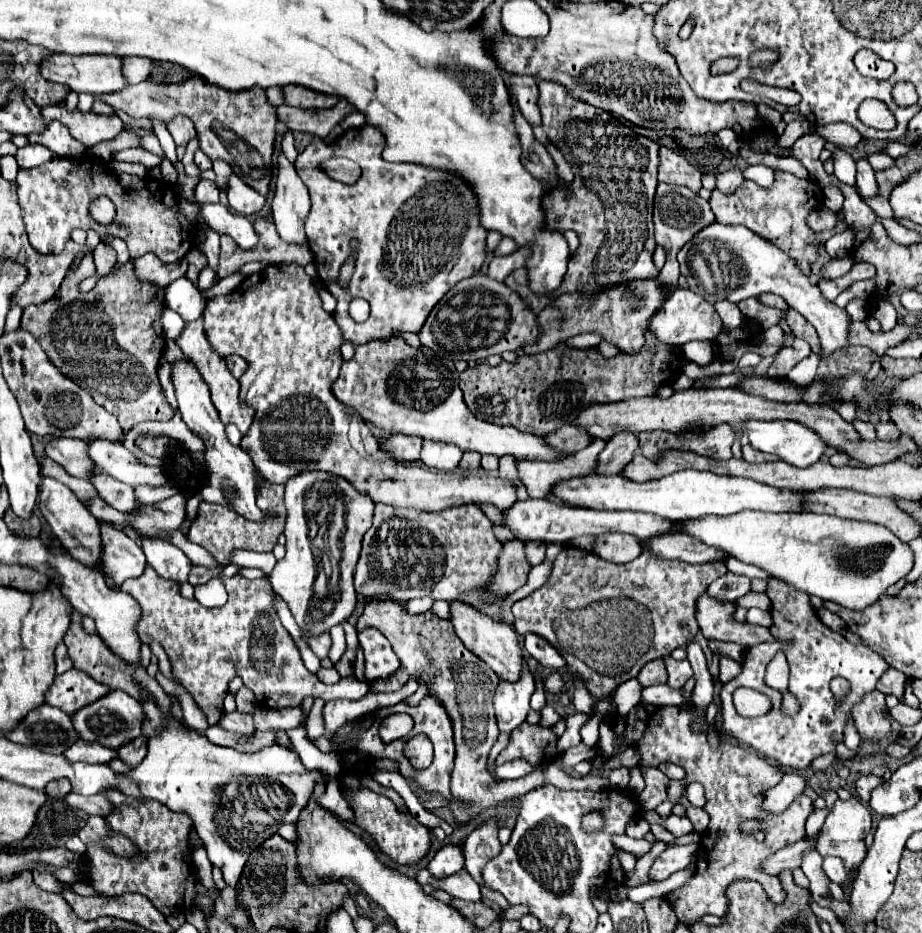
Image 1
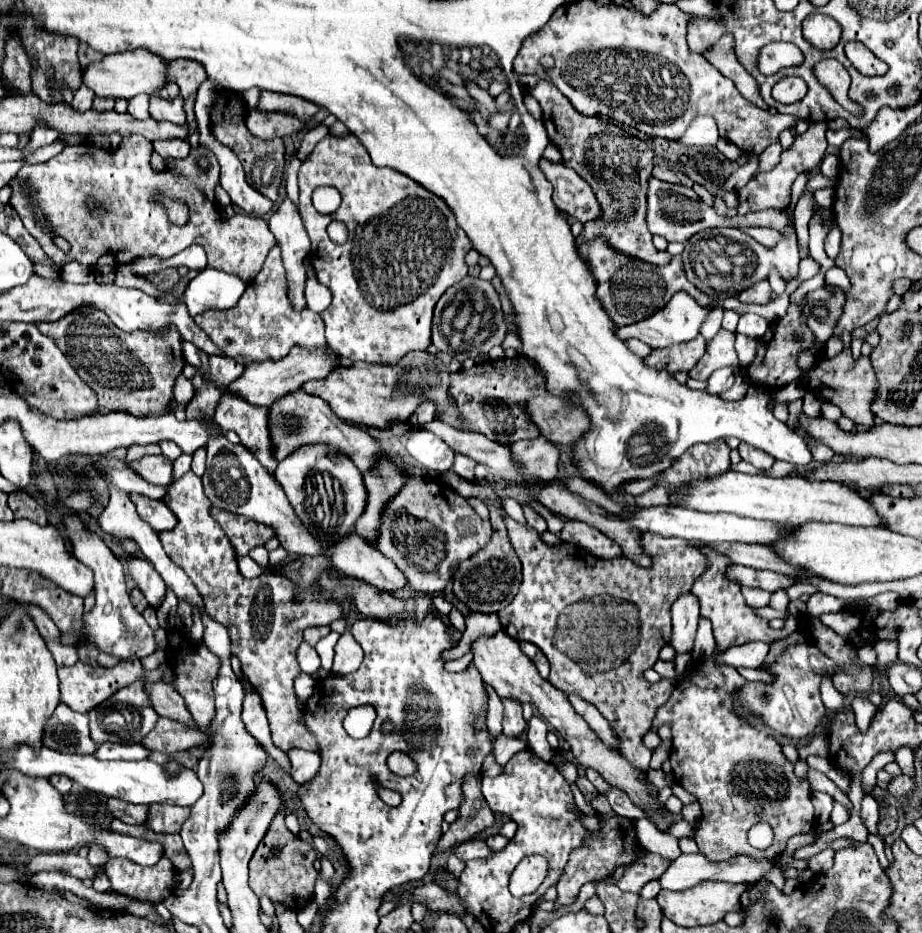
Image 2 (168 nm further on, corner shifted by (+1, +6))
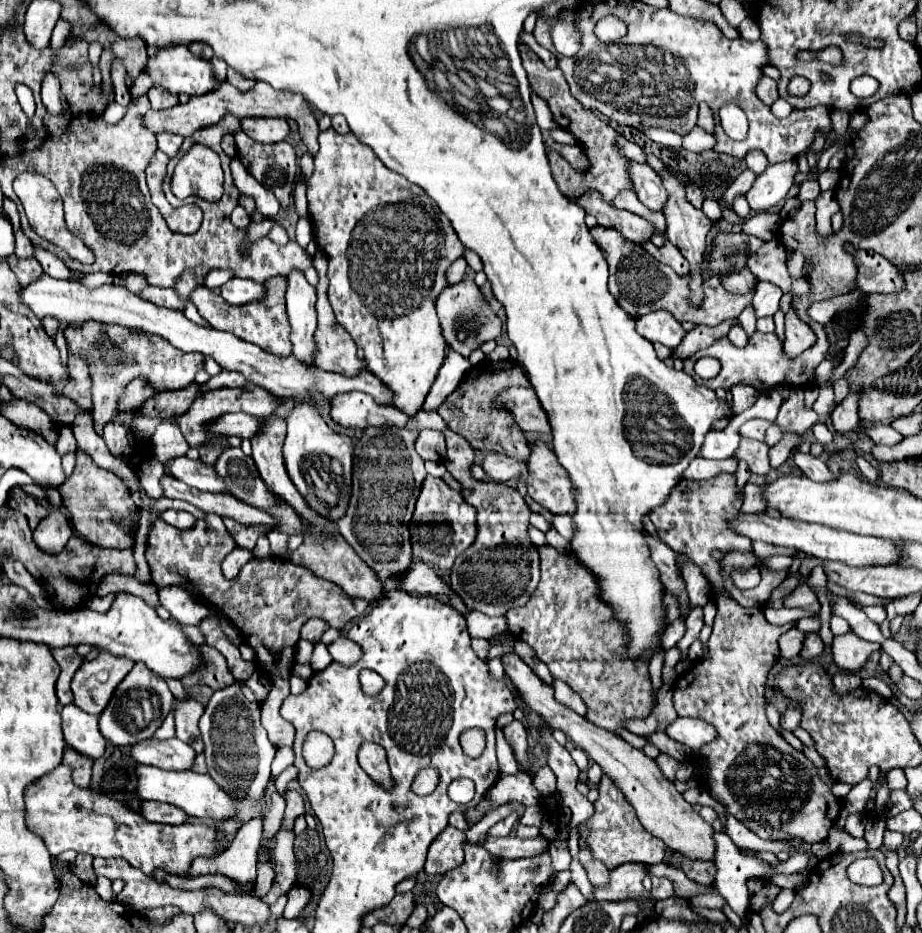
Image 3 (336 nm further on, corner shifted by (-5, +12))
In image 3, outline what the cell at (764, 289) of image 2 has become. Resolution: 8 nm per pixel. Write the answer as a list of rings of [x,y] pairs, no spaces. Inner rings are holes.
[[[743,269],[739,273],[731,273],[727,277],[723,277],[723,287],[731,293],[747,293],[747,291],[755,291],[759,279],[749,271],[749,269]]]

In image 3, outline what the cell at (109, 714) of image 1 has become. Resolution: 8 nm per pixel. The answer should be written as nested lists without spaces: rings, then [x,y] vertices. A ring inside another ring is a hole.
[[[135,663],[131,673],[119,683],[115,699],[99,715],[99,729],[103,737],[113,745],[135,745],[155,735],[167,713],[173,709],[173,695],[159,675],[155,675],[145,663]]]

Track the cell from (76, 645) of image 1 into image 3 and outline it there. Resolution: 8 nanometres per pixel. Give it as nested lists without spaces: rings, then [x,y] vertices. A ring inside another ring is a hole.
[[[181,699],[181,701],[175,701],[173,713],[175,713],[177,739],[189,743],[197,753],[201,753],[203,739],[201,739],[201,731],[199,731],[199,719],[203,713],[203,705],[195,699]]]

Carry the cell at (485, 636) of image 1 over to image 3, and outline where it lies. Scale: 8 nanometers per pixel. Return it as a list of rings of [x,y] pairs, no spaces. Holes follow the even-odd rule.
[[[515,651],[501,655],[501,663],[505,667],[505,675],[513,683],[513,687],[517,689],[517,695],[531,709],[535,709],[535,713],[541,715],[543,721],[551,729],[563,731],[579,749],[583,749],[587,753],[587,757],[593,763],[597,763],[603,769],[603,773],[607,773],[611,777],[611,781],[623,791],[625,799],[635,807],[641,825],[651,835],[663,839],[669,849],[681,851],[683,855],[687,855],[691,859],[713,861],[713,857],[715,857],[713,827],[709,823],[705,823],[697,811],[693,811],[693,807],[681,797],[681,793],[661,773],[659,765],[651,757],[647,757],[641,749],[631,747],[619,735],[605,731],[601,727],[595,727],[589,719],[575,715],[575,711],[571,711],[569,707],[563,707],[563,703],[559,703],[555,699],[555,691],[551,691],[551,685],[543,683],[531,671],[531,667],[527,667],[527,663],[523,663],[523,659],[519,659],[519,655],[515,655]]]

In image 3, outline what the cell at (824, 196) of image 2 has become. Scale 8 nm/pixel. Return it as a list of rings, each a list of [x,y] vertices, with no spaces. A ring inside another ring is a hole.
[[[805,179],[805,181],[801,183],[801,189],[799,189],[799,199],[801,199],[801,201],[805,201],[805,199],[815,199],[819,193],[821,193],[819,183],[817,183],[815,179]]]

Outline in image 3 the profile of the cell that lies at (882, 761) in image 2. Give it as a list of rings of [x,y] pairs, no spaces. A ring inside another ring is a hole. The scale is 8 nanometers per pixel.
[[[869,777],[863,779],[861,783],[853,785],[853,789],[849,791],[849,795],[845,797],[843,807],[841,807],[841,815],[839,815],[839,825],[841,825],[841,827],[845,825],[845,817],[847,817],[849,813],[865,811],[865,803],[871,799],[871,787],[873,787],[873,781],[871,781]]]

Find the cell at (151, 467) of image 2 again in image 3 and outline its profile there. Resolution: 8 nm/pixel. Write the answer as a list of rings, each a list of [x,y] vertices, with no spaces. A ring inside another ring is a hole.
[[[175,457],[175,459],[169,459],[167,461],[167,469],[169,473],[187,483],[189,487],[195,487],[199,491],[213,491],[213,493],[223,493],[227,491],[223,481],[217,477],[215,469],[203,461],[193,461],[189,457]]]

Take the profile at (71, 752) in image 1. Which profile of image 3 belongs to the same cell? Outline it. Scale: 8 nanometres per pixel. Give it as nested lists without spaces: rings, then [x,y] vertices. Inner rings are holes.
[[[151,737],[151,739],[145,739],[143,743],[133,745],[131,757],[139,763],[155,765],[161,769],[181,771],[181,769],[191,769],[193,759],[195,759],[195,751],[179,739],[159,741],[159,739]]]

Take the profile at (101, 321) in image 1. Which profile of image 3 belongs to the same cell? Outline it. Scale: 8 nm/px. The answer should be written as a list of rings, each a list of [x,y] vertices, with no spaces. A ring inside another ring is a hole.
[[[83,325],[67,327],[63,333],[65,333],[69,353],[81,357],[89,367],[91,381],[93,381],[93,387],[91,387],[91,393],[93,393],[93,427],[95,427],[97,435],[101,435],[105,423],[111,421],[113,413],[117,411],[119,397],[125,393],[125,387],[131,379],[143,377],[153,391],[169,391],[169,389],[181,389],[181,387],[187,387],[189,383],[193,383],[195,373],[199,371],[199,367],[203,367],[203,355],[179,351],[171,343],[167,343],[165,339],[155,337],[155,335],[145,335],[145,333],[131,335],[133,339],[129,341],[129,345],[133,349],[121,351],[115,343],[107,341],[105,337],[101,341],[99,339],[89,341],[83,333]]]

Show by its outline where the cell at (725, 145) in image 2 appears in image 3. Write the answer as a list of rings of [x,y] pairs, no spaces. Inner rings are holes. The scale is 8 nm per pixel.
[[[695,127],[695,131],[691,131],[687,137],[683,137],[683,147],[689,151],[703,151],[703,149],[711,149],[715,145],[715,137],[705,133],[703,129]]]

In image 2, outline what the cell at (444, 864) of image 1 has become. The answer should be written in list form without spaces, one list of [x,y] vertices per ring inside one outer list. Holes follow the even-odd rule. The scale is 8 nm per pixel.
[[[473,839],[473,841],[467,841],[467,843],[461,843],[455,847],[455,855],[463,861],[469,861],[469,859],[487,859],[493,855],[491,847],[481,841],[481,839]]]

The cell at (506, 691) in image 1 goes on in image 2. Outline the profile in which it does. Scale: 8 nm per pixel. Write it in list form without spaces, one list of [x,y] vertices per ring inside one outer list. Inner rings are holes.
[[[503,701],[505,705],[505,717],[503,717],[503,733],[507,737],[519,737],[525,729],[527,723],[521,715],[521,705],[513,703],[513,701]]]

